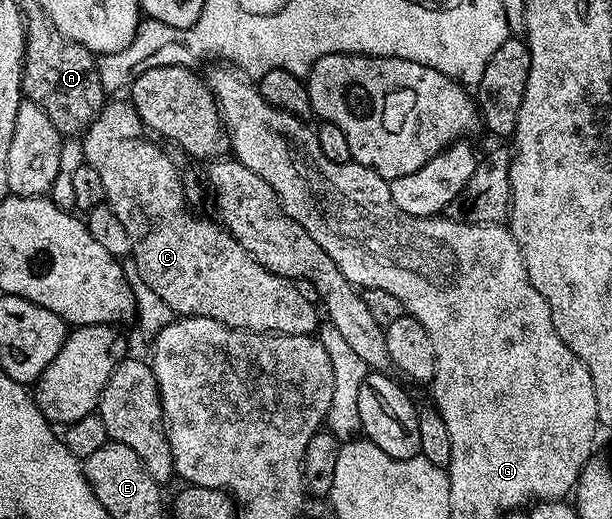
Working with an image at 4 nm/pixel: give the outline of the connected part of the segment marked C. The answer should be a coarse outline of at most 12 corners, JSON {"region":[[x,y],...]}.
{"region":[[132,103],[80,140],[178,316],[313,335],[317,303],[212,218]]}

